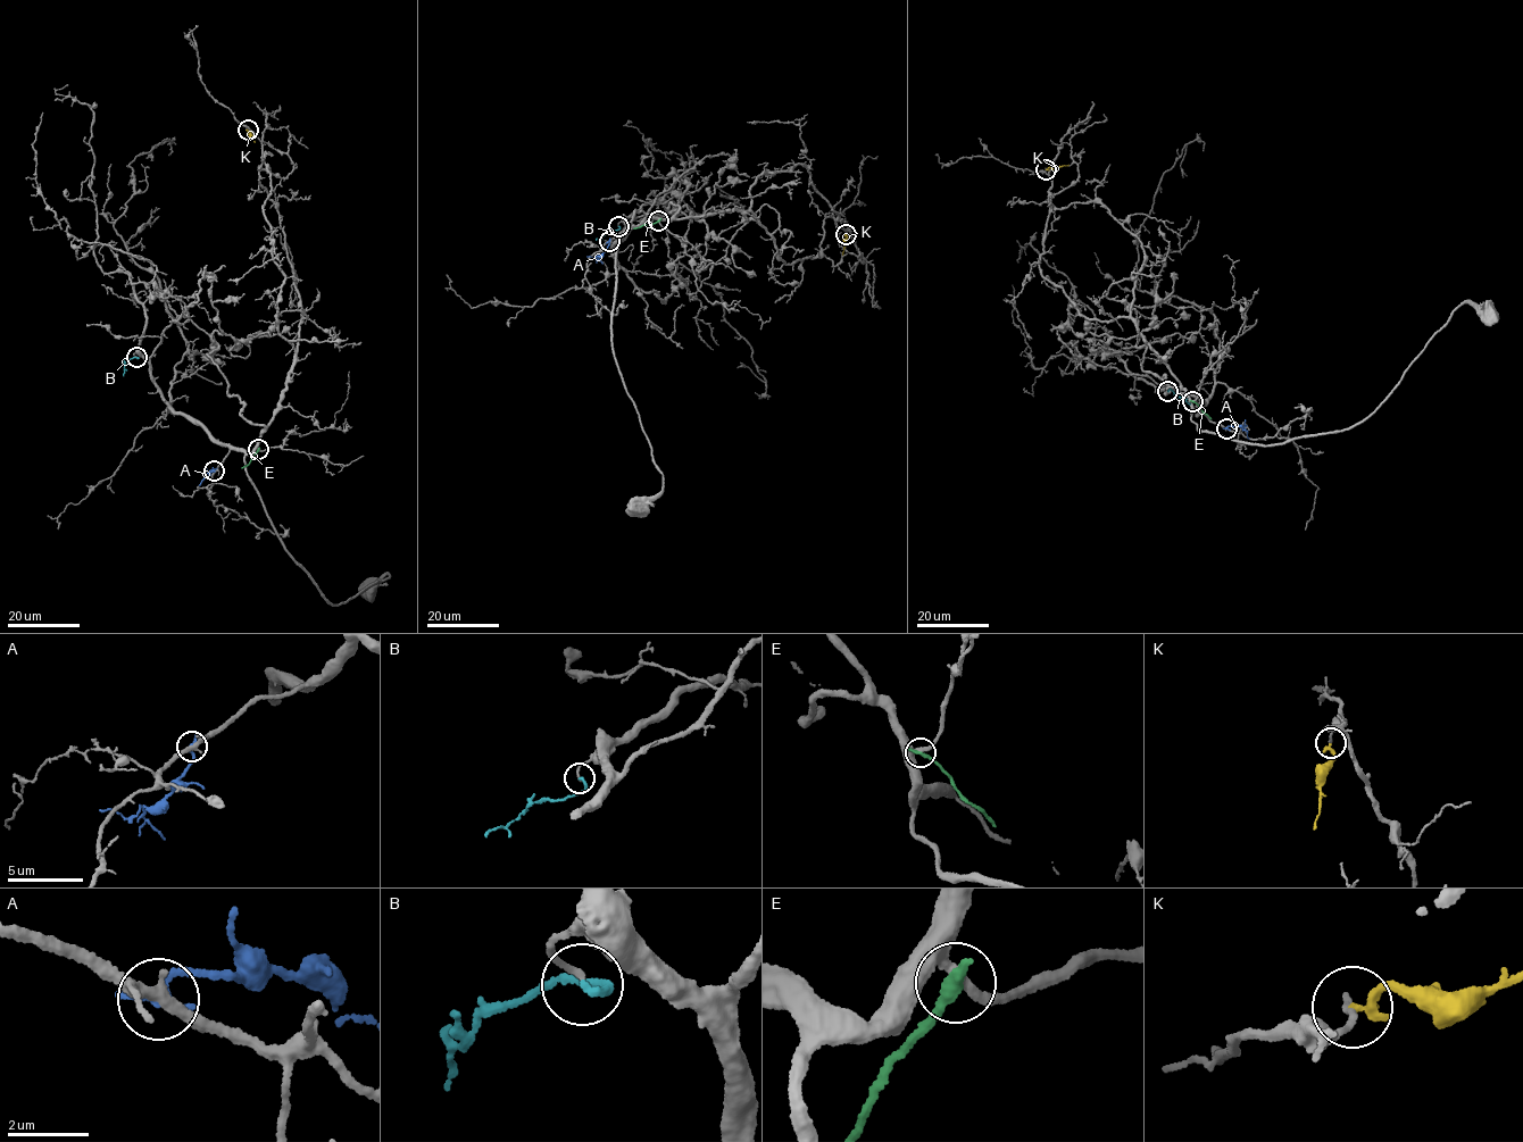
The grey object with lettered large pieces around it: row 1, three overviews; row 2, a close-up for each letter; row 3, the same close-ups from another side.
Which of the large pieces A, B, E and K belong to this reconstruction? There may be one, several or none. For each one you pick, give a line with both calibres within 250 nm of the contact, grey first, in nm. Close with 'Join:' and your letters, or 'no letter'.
B: 140/180 nm
Join: B

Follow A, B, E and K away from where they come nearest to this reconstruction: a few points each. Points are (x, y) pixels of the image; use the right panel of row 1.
A: (1226, 428), (1239, 426), (1248, 439)
B: (1168, 391), (1171, 389), (1190, 403)
E: (1193, 401), (1211, 419)
K: (1046, 169), (1068, 165)

